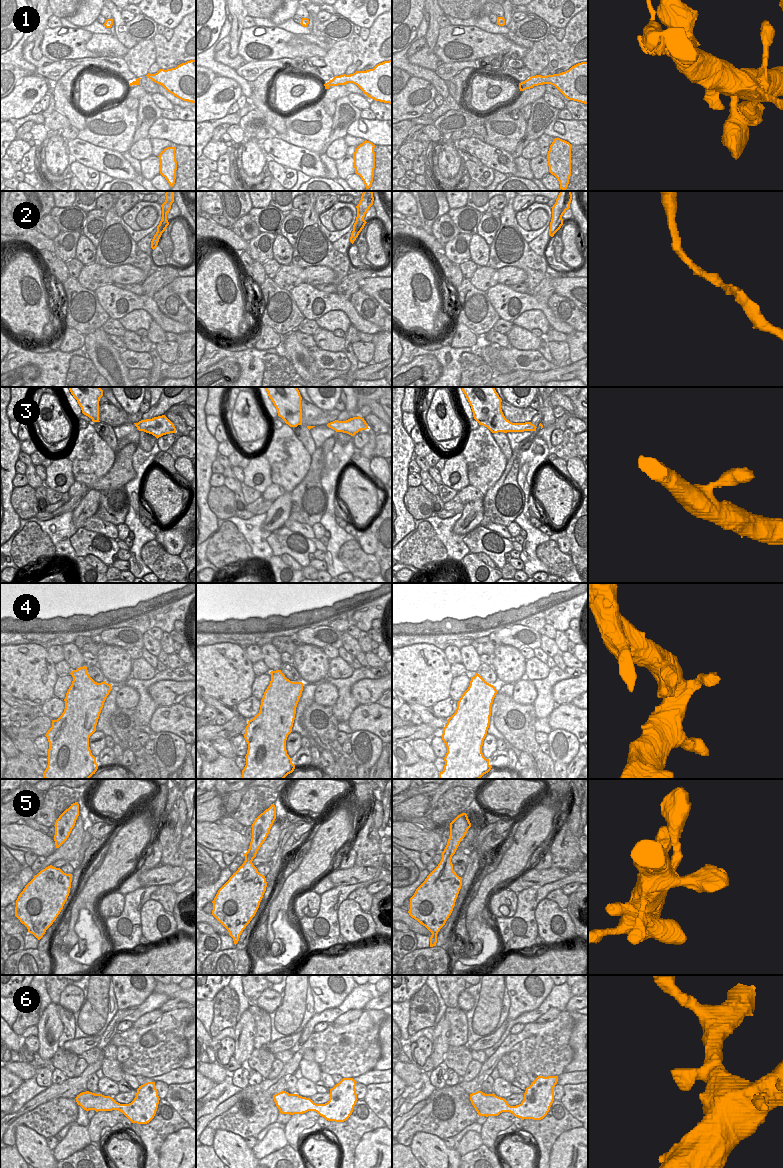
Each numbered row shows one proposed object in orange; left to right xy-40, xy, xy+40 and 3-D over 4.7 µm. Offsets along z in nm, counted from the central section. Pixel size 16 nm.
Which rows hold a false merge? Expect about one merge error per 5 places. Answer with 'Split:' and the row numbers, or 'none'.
Split: none

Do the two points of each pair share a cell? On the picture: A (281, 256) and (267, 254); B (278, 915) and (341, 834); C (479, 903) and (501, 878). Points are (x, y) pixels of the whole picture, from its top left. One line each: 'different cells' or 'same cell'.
A: different cells
B: same cell
C: same cell

